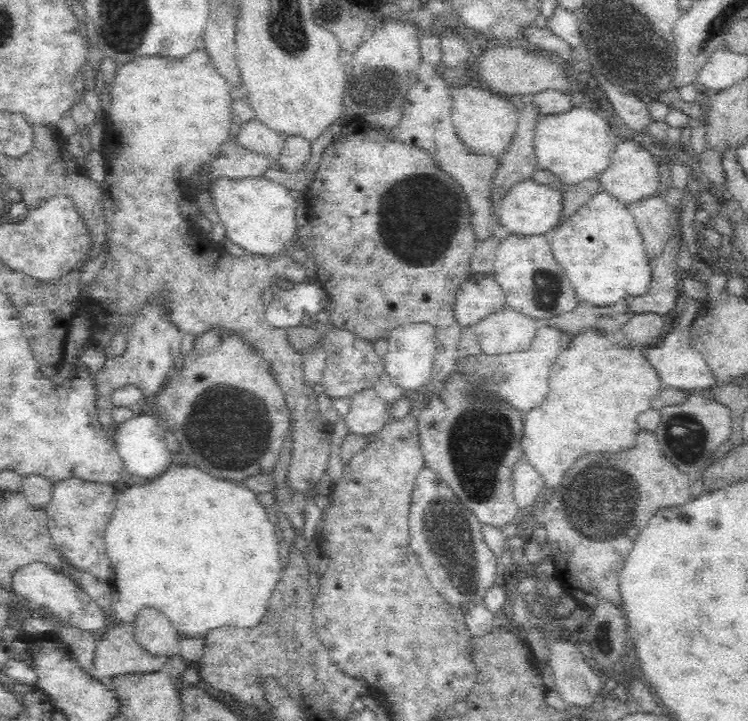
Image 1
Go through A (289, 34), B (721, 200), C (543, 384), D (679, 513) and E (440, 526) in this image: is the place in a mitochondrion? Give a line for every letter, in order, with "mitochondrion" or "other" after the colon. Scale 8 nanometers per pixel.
A: mitochondrion
B: other
C: other
D: other
E: mitochondrion

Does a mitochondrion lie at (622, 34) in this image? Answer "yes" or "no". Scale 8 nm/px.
yes

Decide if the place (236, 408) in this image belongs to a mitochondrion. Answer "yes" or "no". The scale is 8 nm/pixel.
yes

